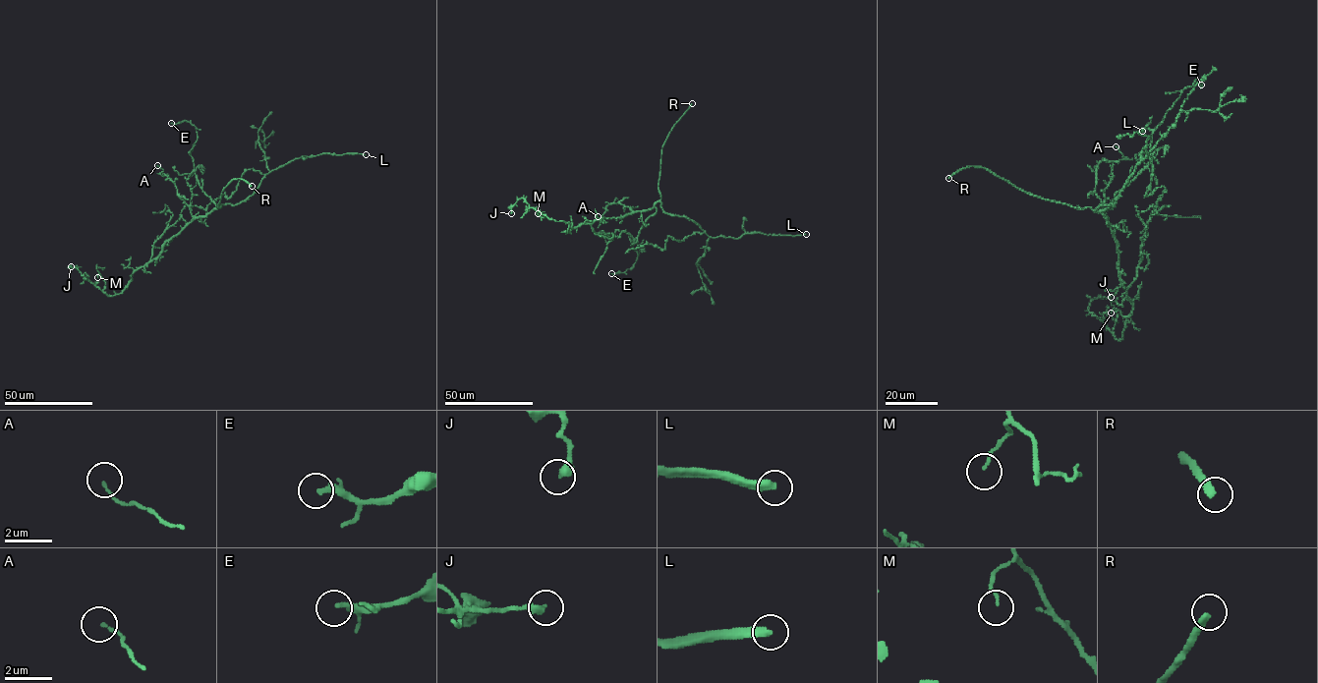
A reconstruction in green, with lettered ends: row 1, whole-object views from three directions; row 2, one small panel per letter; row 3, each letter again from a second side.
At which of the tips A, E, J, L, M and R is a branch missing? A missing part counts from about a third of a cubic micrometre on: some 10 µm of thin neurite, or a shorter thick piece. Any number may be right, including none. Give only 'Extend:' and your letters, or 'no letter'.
Extend: L

